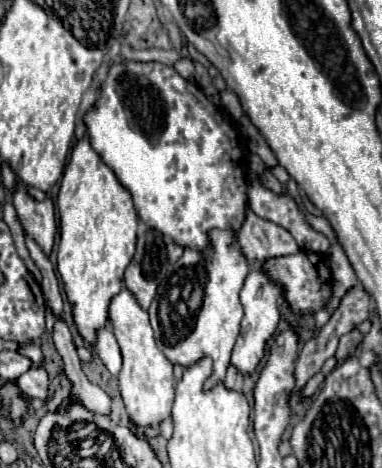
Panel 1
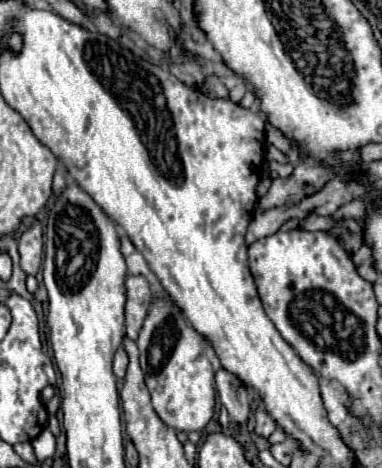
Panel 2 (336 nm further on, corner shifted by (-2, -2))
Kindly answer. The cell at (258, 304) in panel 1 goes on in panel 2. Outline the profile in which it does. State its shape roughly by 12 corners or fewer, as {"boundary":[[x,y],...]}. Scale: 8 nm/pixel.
{"boundary":[[223,368],[215,374],[221,404],[239,426],[249,416],[247,388]]}

